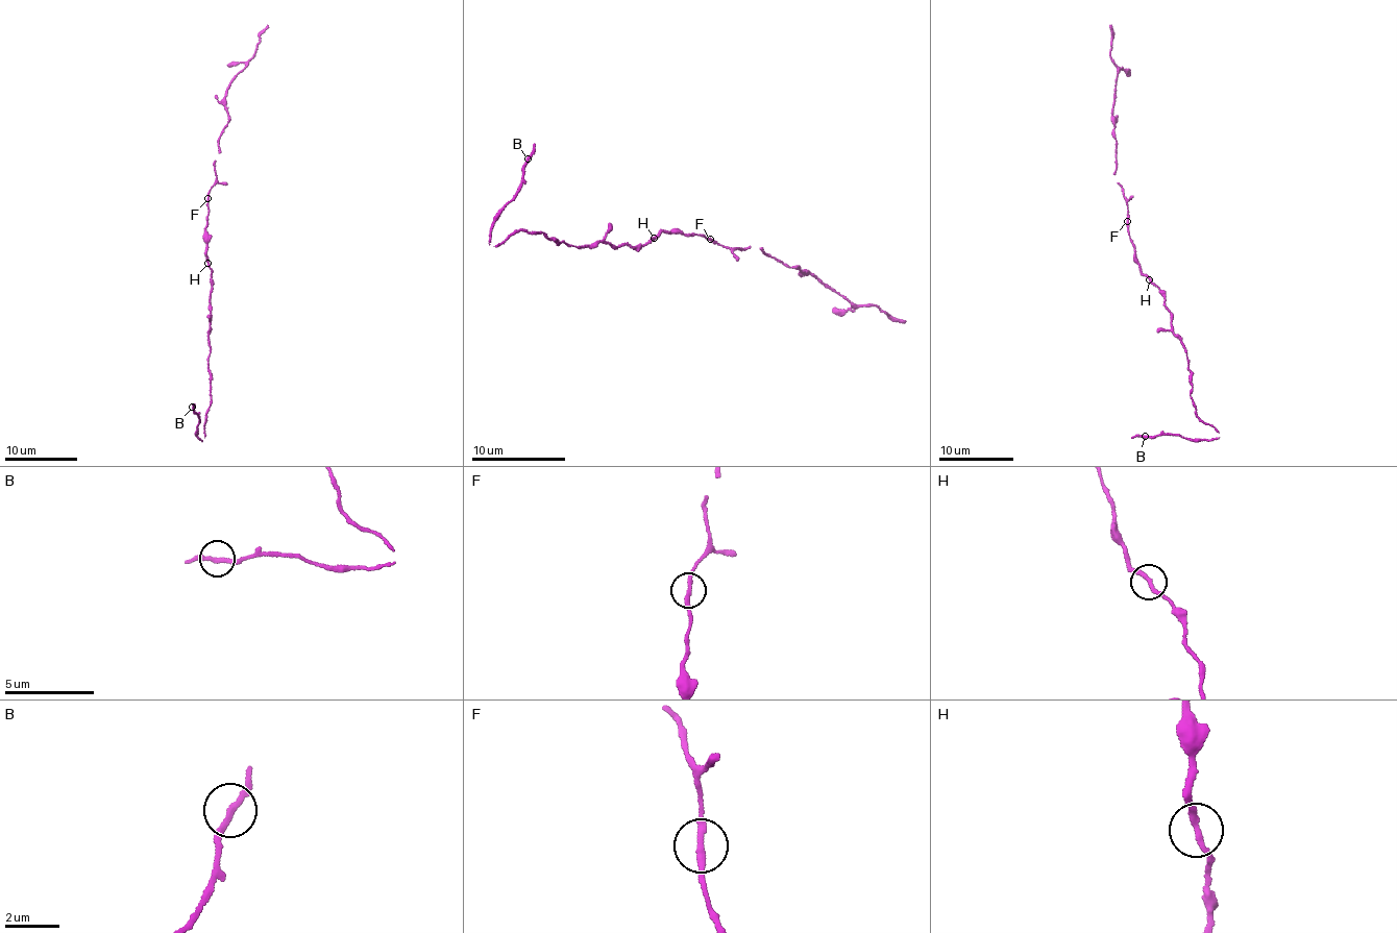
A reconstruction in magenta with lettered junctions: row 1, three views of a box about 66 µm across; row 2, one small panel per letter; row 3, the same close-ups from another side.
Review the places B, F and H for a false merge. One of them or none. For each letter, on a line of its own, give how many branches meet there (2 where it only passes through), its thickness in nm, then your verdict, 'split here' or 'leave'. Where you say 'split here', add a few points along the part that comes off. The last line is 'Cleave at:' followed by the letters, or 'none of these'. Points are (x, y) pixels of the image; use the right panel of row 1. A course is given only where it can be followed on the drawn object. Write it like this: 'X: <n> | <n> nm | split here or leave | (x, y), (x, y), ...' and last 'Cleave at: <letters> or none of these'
B: 2 | 200 nm | leave
F: 2 | 220 nm | leave
H: 2 | 200 nm | leave
Cleave at: none of these

